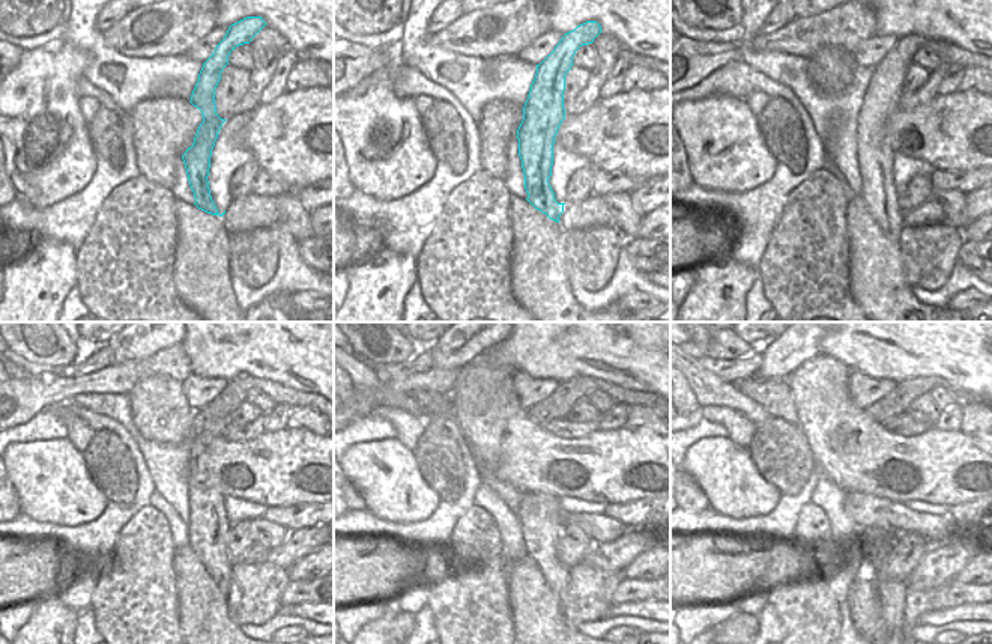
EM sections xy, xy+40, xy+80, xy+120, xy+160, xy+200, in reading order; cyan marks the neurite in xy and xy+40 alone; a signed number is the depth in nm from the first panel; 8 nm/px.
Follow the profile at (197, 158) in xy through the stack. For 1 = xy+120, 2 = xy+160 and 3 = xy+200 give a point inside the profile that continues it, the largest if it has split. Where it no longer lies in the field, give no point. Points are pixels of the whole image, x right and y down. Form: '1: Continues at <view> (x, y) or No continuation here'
1: Continues at xy+120 (208, 527)
2: Continues at xy+160 (538, 515)
3: Continues at xy+200 (892, 593).

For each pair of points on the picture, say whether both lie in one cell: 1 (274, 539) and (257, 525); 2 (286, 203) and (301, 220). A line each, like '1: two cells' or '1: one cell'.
1: one cell
2: one cell

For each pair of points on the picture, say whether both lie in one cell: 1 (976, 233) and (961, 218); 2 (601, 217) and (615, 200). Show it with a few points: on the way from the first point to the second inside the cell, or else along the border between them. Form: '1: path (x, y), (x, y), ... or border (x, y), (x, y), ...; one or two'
1: border (970, 221), (961, 230); two
2: border (600, 196), (610, 214), (612, 224); two

